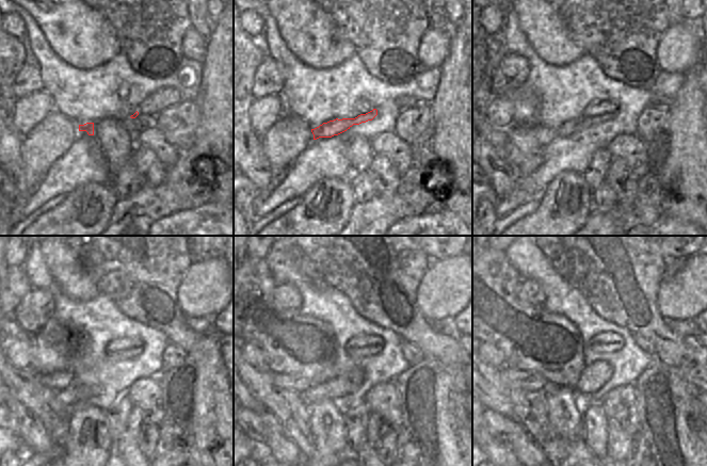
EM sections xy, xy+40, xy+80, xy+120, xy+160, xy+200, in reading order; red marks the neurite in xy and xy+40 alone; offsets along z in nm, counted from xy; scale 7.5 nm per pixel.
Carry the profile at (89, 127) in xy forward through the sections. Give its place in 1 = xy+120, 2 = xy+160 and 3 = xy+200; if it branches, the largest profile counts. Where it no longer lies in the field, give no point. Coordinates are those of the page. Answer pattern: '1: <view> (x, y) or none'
1: xy+120 (57, 381)
2: xy+160 (291, 381)
3: xy+200 (513, 379)

